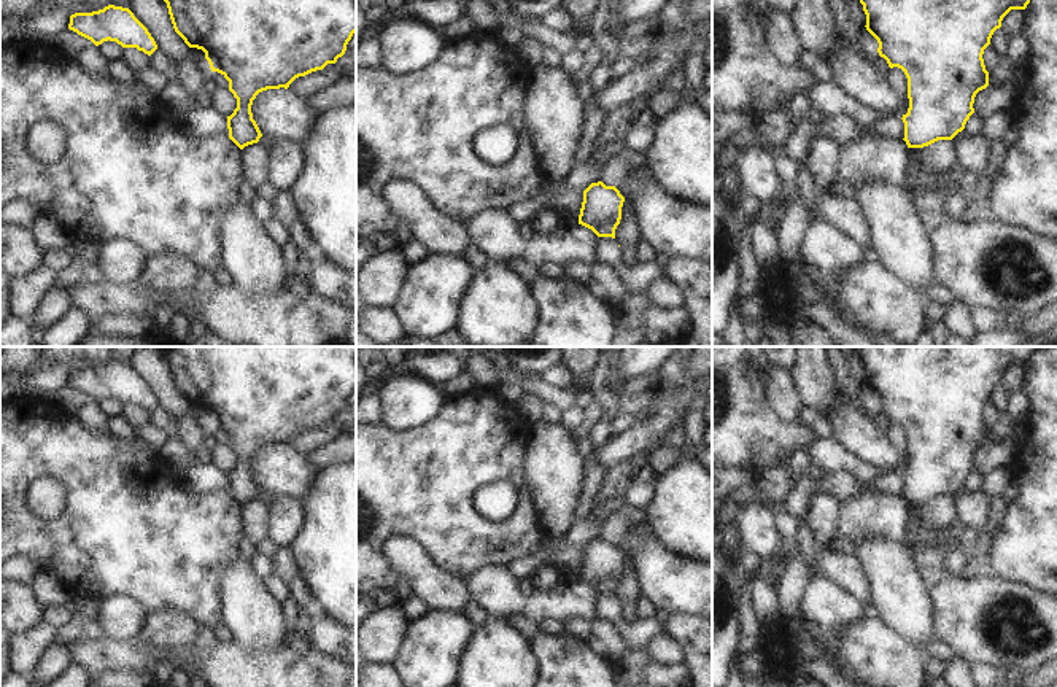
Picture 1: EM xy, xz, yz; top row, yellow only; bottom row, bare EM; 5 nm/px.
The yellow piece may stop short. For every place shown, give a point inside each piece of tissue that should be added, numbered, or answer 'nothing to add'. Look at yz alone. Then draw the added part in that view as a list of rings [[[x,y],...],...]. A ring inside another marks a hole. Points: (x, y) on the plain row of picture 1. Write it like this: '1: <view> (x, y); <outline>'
nothing to add

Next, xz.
nothing to add

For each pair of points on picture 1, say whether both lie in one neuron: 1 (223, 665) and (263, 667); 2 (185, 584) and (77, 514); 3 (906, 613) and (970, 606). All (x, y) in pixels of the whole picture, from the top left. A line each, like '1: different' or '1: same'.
1: same
2: same
3: different

